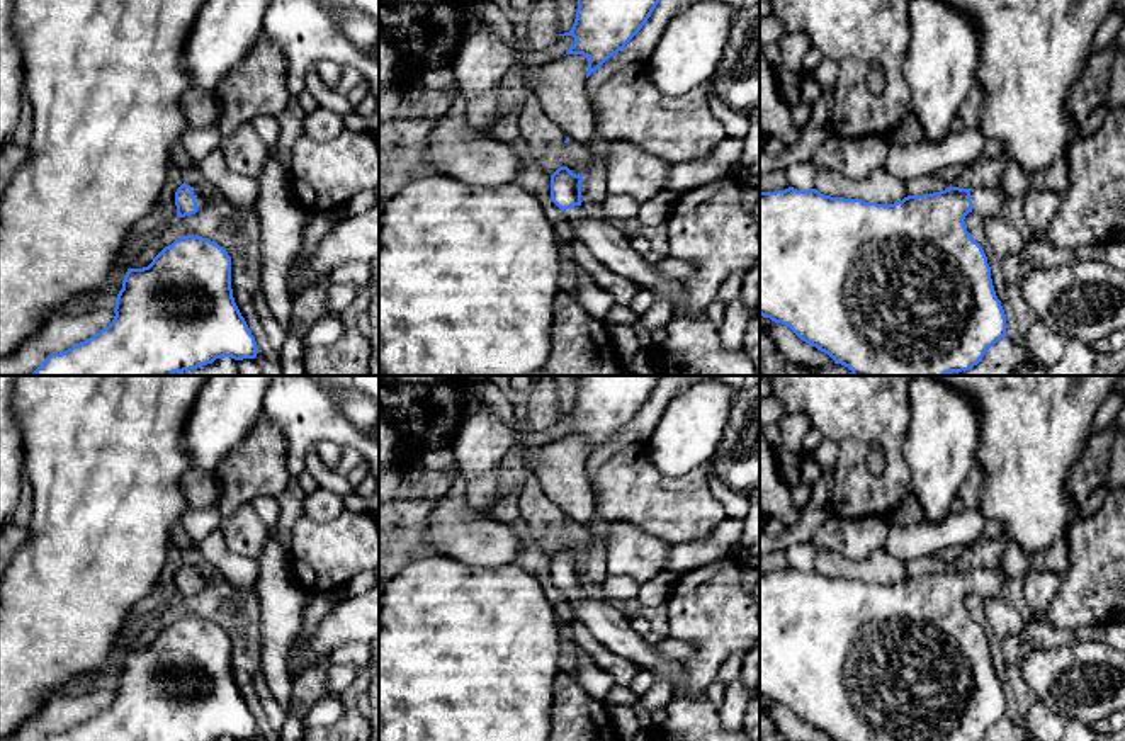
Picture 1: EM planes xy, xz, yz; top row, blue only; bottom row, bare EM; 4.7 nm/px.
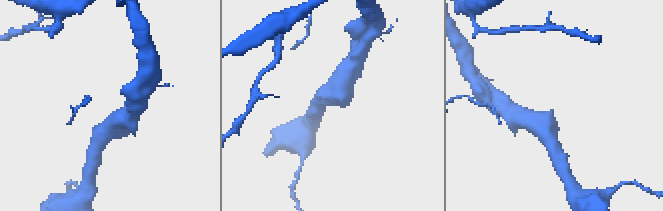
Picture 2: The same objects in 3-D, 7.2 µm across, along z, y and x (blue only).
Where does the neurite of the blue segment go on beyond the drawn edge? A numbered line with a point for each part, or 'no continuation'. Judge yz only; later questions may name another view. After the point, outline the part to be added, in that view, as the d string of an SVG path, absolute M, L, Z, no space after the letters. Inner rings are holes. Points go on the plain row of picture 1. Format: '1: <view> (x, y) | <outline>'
1: yz (988, 583) | M970 568L972 593L982 598L996 598L1004 588L1004 569Z

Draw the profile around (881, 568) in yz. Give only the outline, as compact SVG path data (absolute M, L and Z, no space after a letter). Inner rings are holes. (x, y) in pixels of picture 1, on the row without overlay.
M884 547L860 561L851 561L836 552L819 551L814 557L814 569L831 578L862 580L877 585L894 585L909 576L906 563L892 557Z

